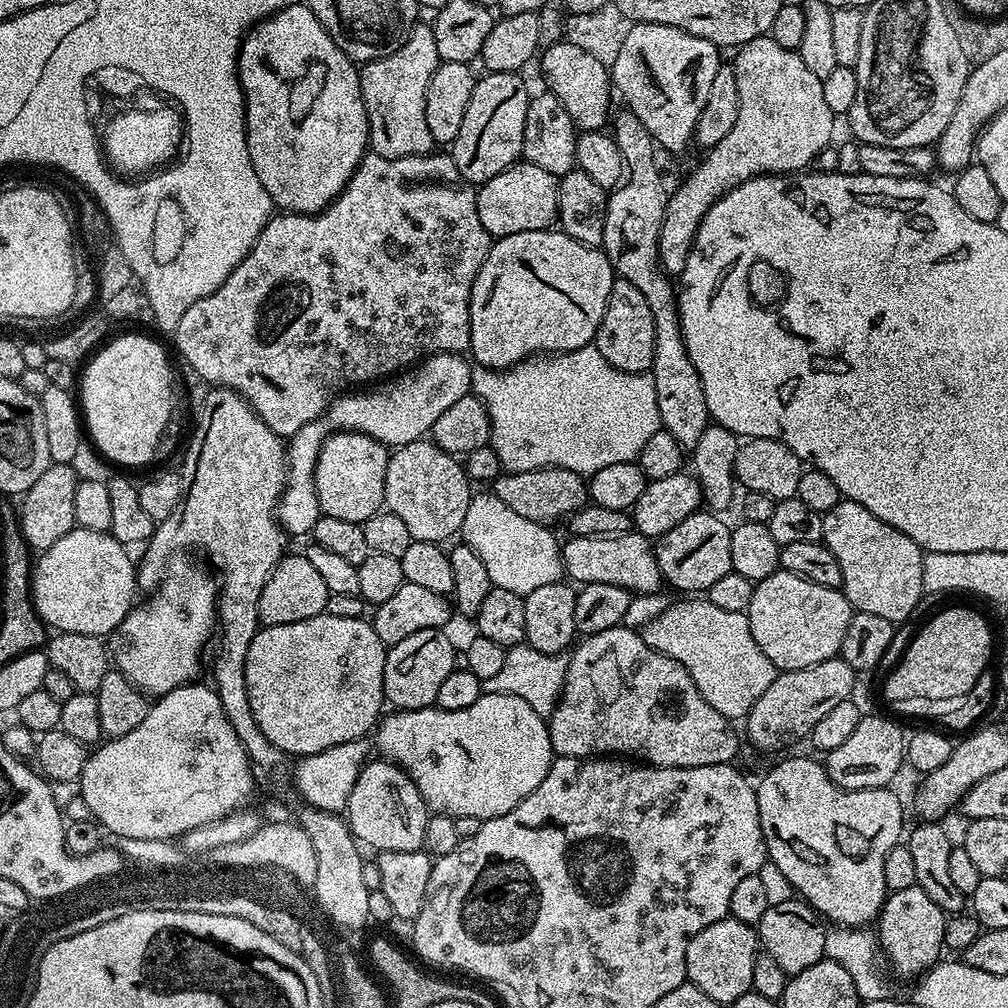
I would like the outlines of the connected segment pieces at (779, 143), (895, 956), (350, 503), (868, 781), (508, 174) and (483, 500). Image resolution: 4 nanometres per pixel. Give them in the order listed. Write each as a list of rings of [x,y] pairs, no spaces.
[[[766,35],[754,38],[749,44],[740,45],[735,56],[738,118],[734,122],[734,127],[730,134],[726,134],[726,138],[722,138],[722,142],[718,142],[703,153],[704,161],[676,189],[674,187],[671,189],[668,198],[660,231],[660,262],[664,271],[669,274],[679,274],[684,269],[698,226],[702,218],[706,218],[706,210],[710,210],[710,206],[714,206],[718,198],[722,198],[730,189],[746,182],[751,176],[795,174],[807,169],[813,158],[833,143],[834,114],[830,106],[826,106],[826,97],[822,95],[824,81],[806,67],[806,62],[802,62],[799,51],[778,46],[778,42],[774,42],[771,35]]]
[[[907,888],[891,893],[878,917],[878,948],[888,955],[892,968],[900,976],[919,977],[937,964],[945,951],[944,922],[946,913],[921,888]]]
[[[338,432],[329,435],[328,439],[319,445],[314,473],[316,497],[320,503],[321,513],[330,518],[342,518],[342,522],[361,525],[381,511],[384,503],[384,475],[389,455],[389,449],[381,441],[371,440],[361,432]]]
[[[861,715],[854,734],[842,742],[842,746],[834,746],[834,750],[826,753],[826,771],[828,779],[836,783],[837,788],[844,790],[870,790],[886,788],[892,779],[906,764],[906,732],[903,732],[888,716]]]
[[[517,162],[502,170],[502,174],[494,174],[485,184],[475,189],[474,199],[478,218],[489,236],[499,238],[529,232],[530,230],[545,230],[548,224],[557,219],[558,177],[546,174],[539,166],[527,162]]]
[[[488,494],[473,495],[469,499],[459,535],[480,559],[482,566],[486,566],[486,574],[490,574],[493,588],[510,590],[525,597],[538,590],[538,586],[561,583],[565,575],[561,545],[558,540],[556,544],[555,538],[548,532],[551,531],[545,525],[522,518],[522,514],[510,510],[506,502],[494,494]]]

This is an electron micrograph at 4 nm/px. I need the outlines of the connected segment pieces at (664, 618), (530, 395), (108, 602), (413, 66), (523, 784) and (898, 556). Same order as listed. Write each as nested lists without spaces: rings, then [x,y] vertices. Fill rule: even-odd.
[[[686,598],[666,610],[640,630],[651,649],[672,657],[694,678],[699,693],[729,720],[747,717],[754,702],[770,688],[780,671],[763,653],[750,631],[745,612],[719,609],[707,598]]]
[[[594,346],[579,348],[573,352],[557,352],[555,354],[537,354],[512,365],[511,368],[497,370],[494,368],[472,368],[471,391],[484,403],[488,411],[488,422],[490,425],[490,448],[494,453],[501,469],[509,472],[533,472],[539,468],[565,468],[579,472],[581,476],[591,477],[593,472],[603,470],[606,466],[614,466],[614,462],[633,462],[639,457],[642,446],[646,446],[647,440],[661,431],[660,415],[658,414],[658,394],[654,390],[654,382],[651,375],[642,372],[627,372],[618,370],[602,358],[600,351]]]
[[[73,527],[54,546],[39,553],[32,569],[30,595],[36,615],[49,629],[108,638],[134,607],[138,568],[112,532]]]
[[[420,22],[409,32],[407,42],[394,50],[394,54],[369,60],[359,69],[362,98],[368,107],[370,148],[375,155],[397,160],[403,156],[427,156],[433,151],[430,126],[426,126],[426,90],[441,62],[432,24]]]
[[[484,692],[478,698],[478,702],[474,702],[474,706],[466,706],[466,710],[450,710],[447,712],[446,710],[433,706],[431,708],[396,710],[391,714],[393,716],[385,715],[374,728],[376,748],[380,751],[377,753],[383,759],[391,760],[394,764],[399,764],[407,772],[409,778],[412,780],[415,791],[417,793],[420,791],[421,798],[432,807],[431,811],[436,814],[443,814],[453,818],[457,816],[469,816],[481,822],[494,818],[495,816],[506,814],[510,810],[514,810],[514,806],[518,806],[518,802],[522,802],[528,797],[536,789],[538,782],[542,782],[542,778],[546,778],[546,774],[550,770],[554,759],[545,717],[539,716],[534,710],[530,710],[530,706],[526,702],[522,702],[522,698],[518,698],[514,694]]]
[[[840,499],[834,510],[823,513],[823,539],[822,543],[828,547],[830,554],[838,558],[838,566],[842,566],[843,593],[849,604],[857,612],[866,614],[879,614],[893,622],[901,622],[920,604],[920,599],[926,596],[922,582],[922,566],[924,565],[924,552],[902,530],[894,530],[882,518],[870,514],[866,506],[853,500]]]

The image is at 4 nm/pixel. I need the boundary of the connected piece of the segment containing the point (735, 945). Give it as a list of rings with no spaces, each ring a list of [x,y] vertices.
[[[725,918],[698,930],[688,940],[684,958],[687,983],[698,986],[702,994],[710,994],[721,1006],[731,1006],[742,994],[752,991],[754,962],[758,955],[758,932],[753,925]]]

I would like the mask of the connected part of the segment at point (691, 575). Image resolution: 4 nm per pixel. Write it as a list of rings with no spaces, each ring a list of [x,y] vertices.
[[[701,510],[690,514],[683,522],[678,522],[674,530],[659,537],[655,545],[660,575],[668,580],[682,594],[704,594],[722,574],[732,571],[730,562],[730,538],[732,528],[720,521],[721,517],[711,510]]]

